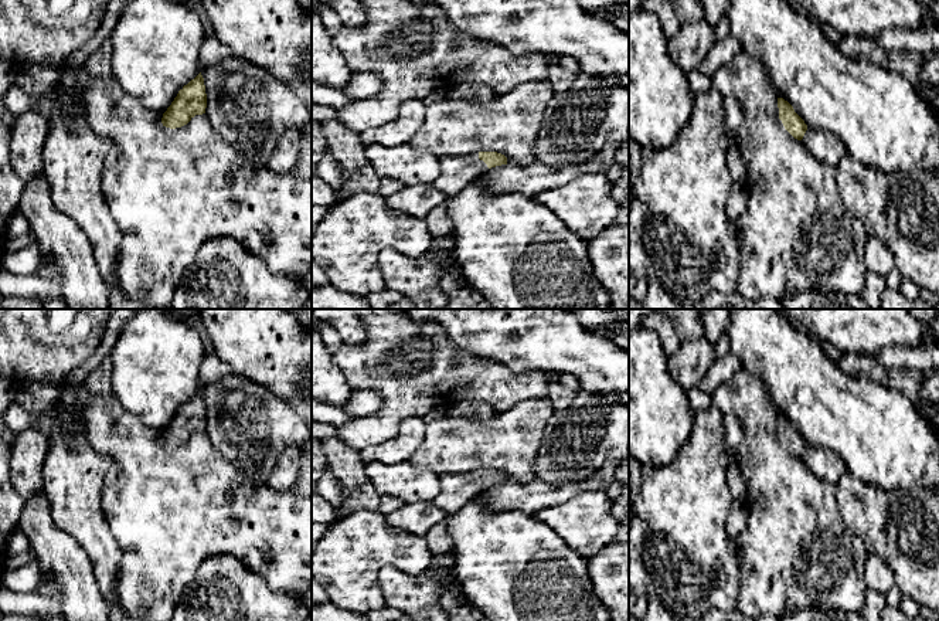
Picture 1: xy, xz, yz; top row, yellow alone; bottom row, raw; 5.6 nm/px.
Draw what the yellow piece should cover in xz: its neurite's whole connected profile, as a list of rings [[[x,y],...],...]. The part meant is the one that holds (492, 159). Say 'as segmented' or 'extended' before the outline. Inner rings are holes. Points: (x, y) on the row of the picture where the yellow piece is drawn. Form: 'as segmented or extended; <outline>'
extended; [[[479,152],[469,156],[440,157],[440,173],[435,186],[448,197],[459,193],[477,176],[483,176],[489,169],[507,164],[507,157],[497,152]]]

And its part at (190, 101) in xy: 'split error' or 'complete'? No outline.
complete

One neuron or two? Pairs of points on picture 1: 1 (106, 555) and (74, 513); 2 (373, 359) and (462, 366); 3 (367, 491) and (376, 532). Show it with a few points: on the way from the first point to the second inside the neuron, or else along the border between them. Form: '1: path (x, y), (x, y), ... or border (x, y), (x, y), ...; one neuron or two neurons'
1: path (99, 545), (84, 523); one neuron
2: path (395, 366), (439, 366); one neuron
3: border (377, 509), (350, 512); two neurons

